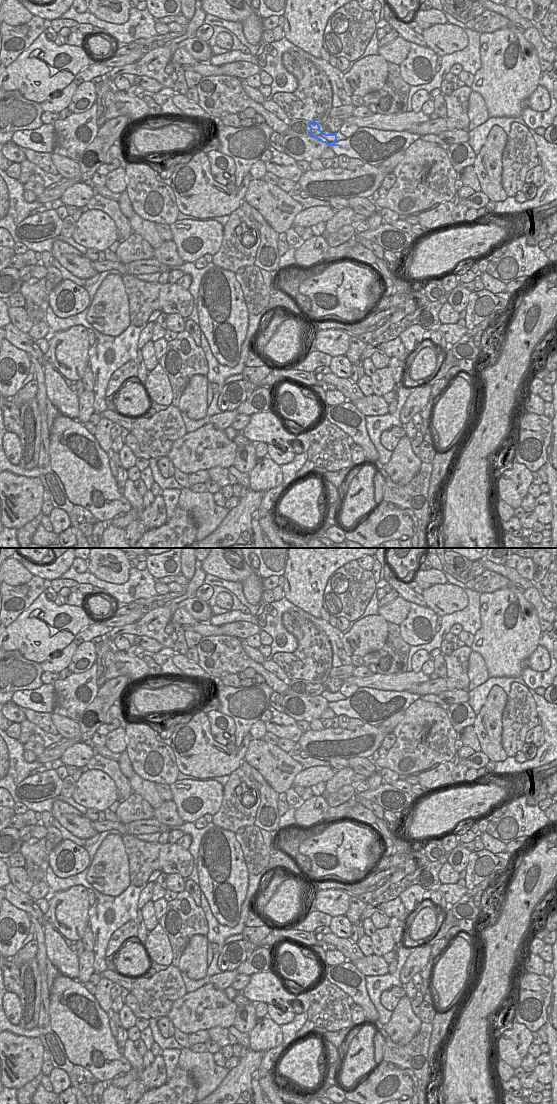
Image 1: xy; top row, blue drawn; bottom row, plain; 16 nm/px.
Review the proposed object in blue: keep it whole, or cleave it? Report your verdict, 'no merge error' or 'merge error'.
merge error

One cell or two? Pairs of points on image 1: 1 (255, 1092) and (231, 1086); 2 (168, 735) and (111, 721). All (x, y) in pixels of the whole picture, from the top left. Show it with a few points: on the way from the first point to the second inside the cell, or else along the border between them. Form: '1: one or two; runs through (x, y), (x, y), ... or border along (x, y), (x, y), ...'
1: two; border along (251, 1083), (251, 1088), (244, 1093)
2: two; border along (114, 726), (109, 729)

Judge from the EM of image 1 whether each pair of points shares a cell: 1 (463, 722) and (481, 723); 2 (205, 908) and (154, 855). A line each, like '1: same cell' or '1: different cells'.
1: different cells
2: different cells

